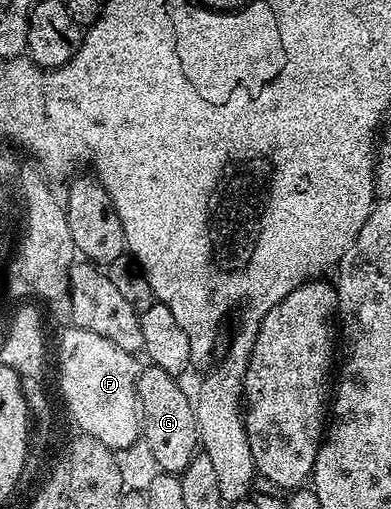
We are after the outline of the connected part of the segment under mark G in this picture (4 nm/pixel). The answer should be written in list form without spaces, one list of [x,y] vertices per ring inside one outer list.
[[[147,364],[140,369],[139,379],[135,385],[135,396],[139,399],[139,412],[141,415],[141,438],[149,444],[153,456],[157,460],[160,471],[165,474],[180,475],[185,468],[189,468],[189,460],[200,449],[199,429],[195,419],[195,408],[189,394],[179,387],[180,379],[176,375],[165,372],[165,368]]]

